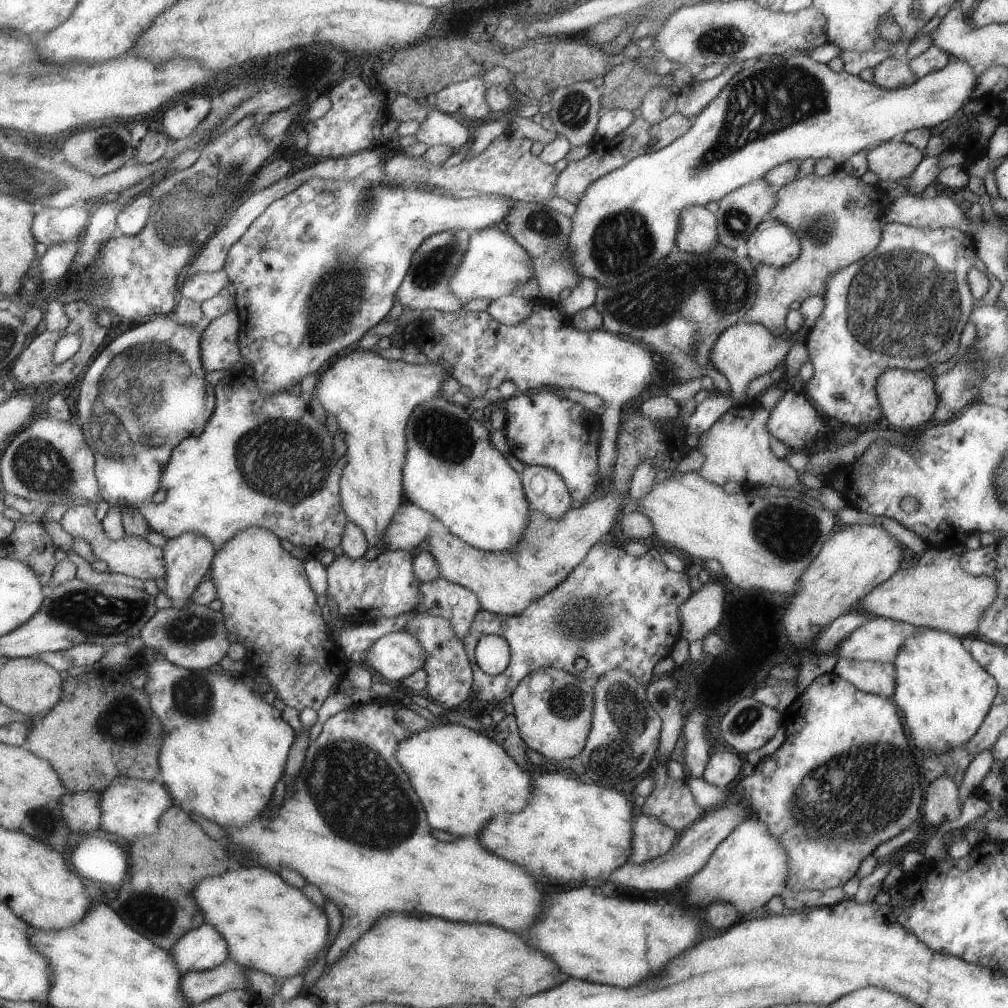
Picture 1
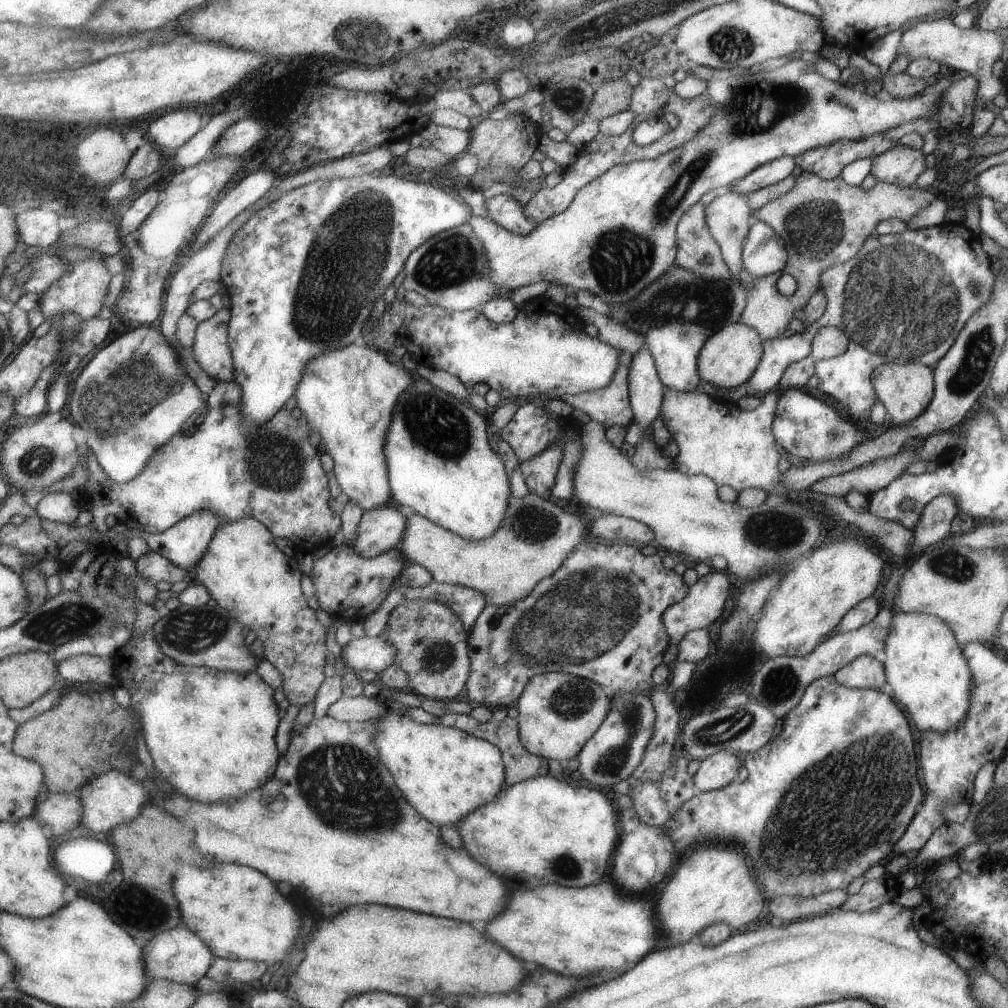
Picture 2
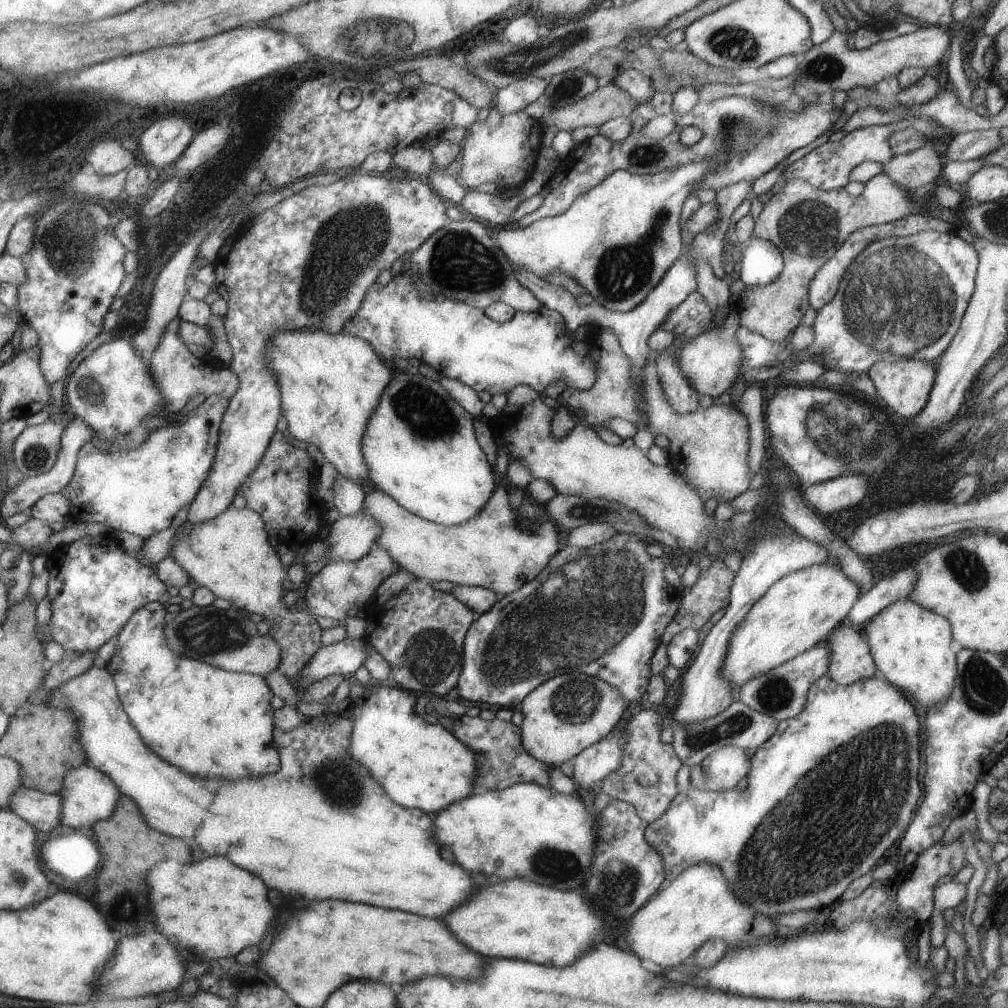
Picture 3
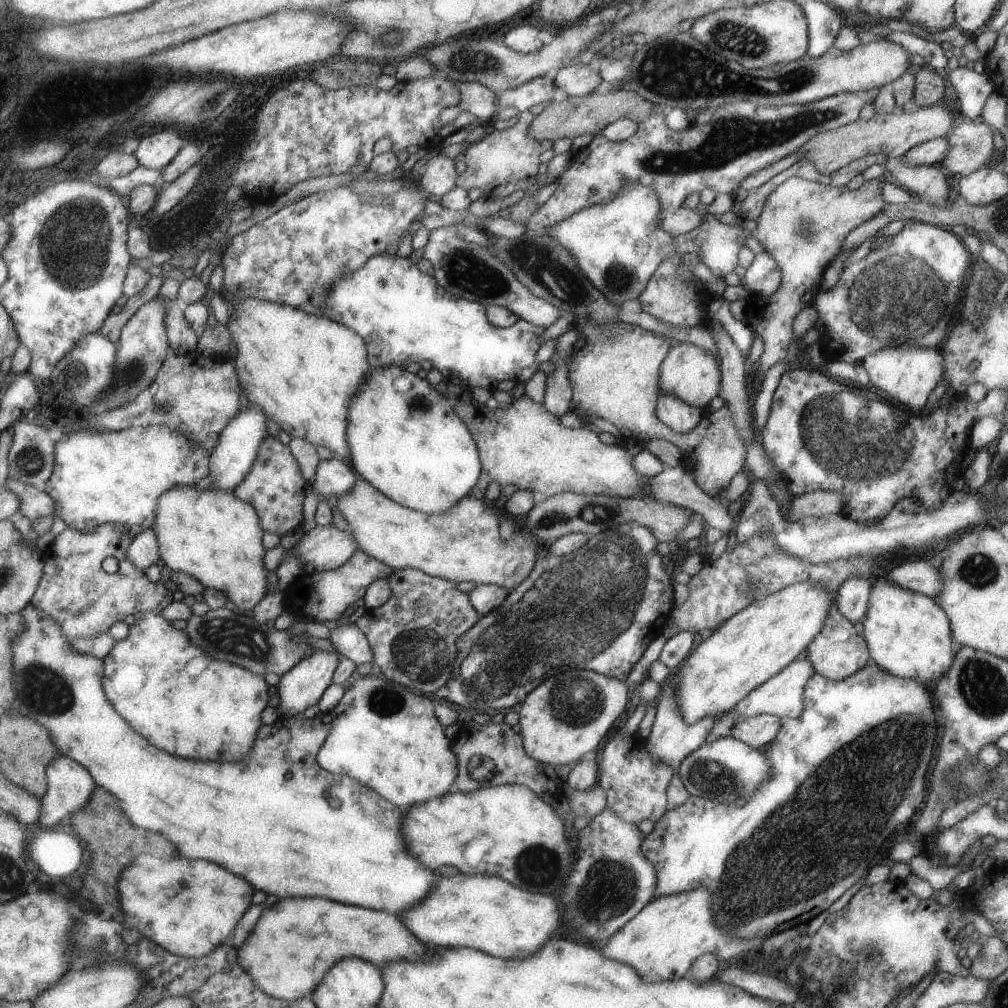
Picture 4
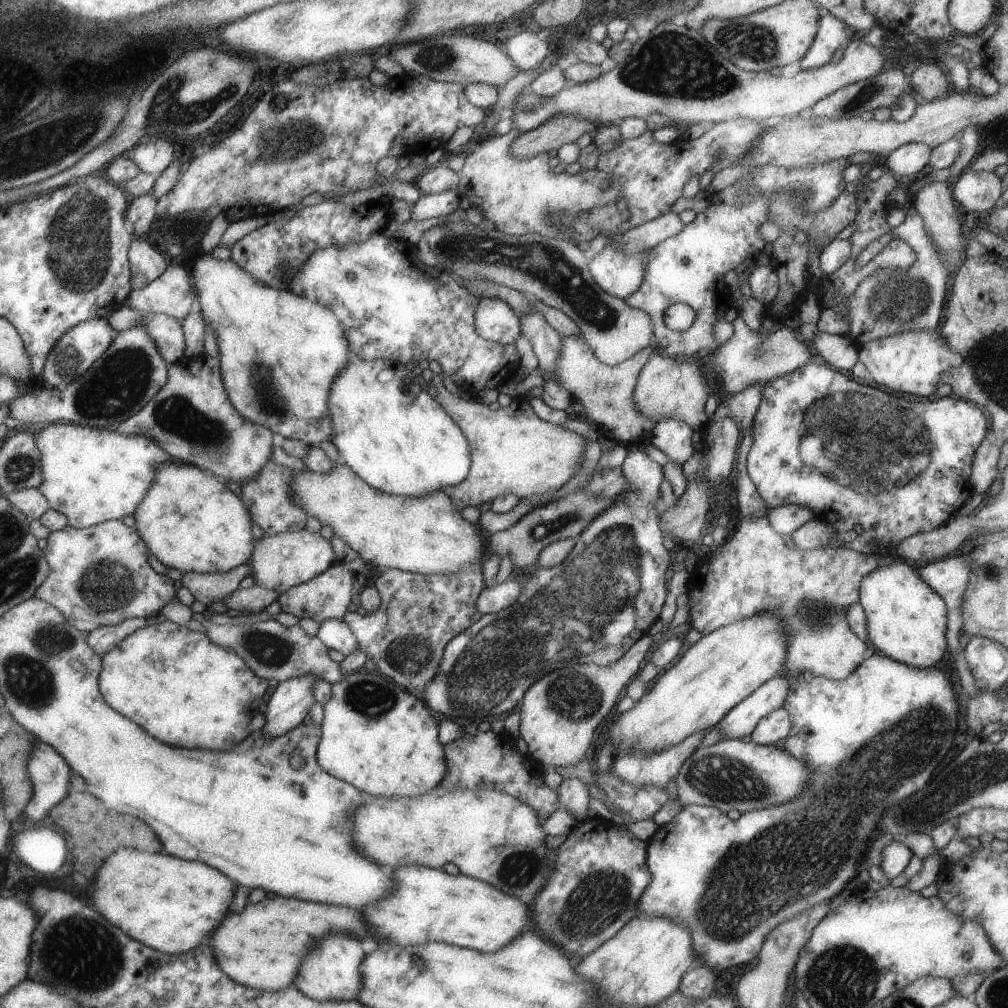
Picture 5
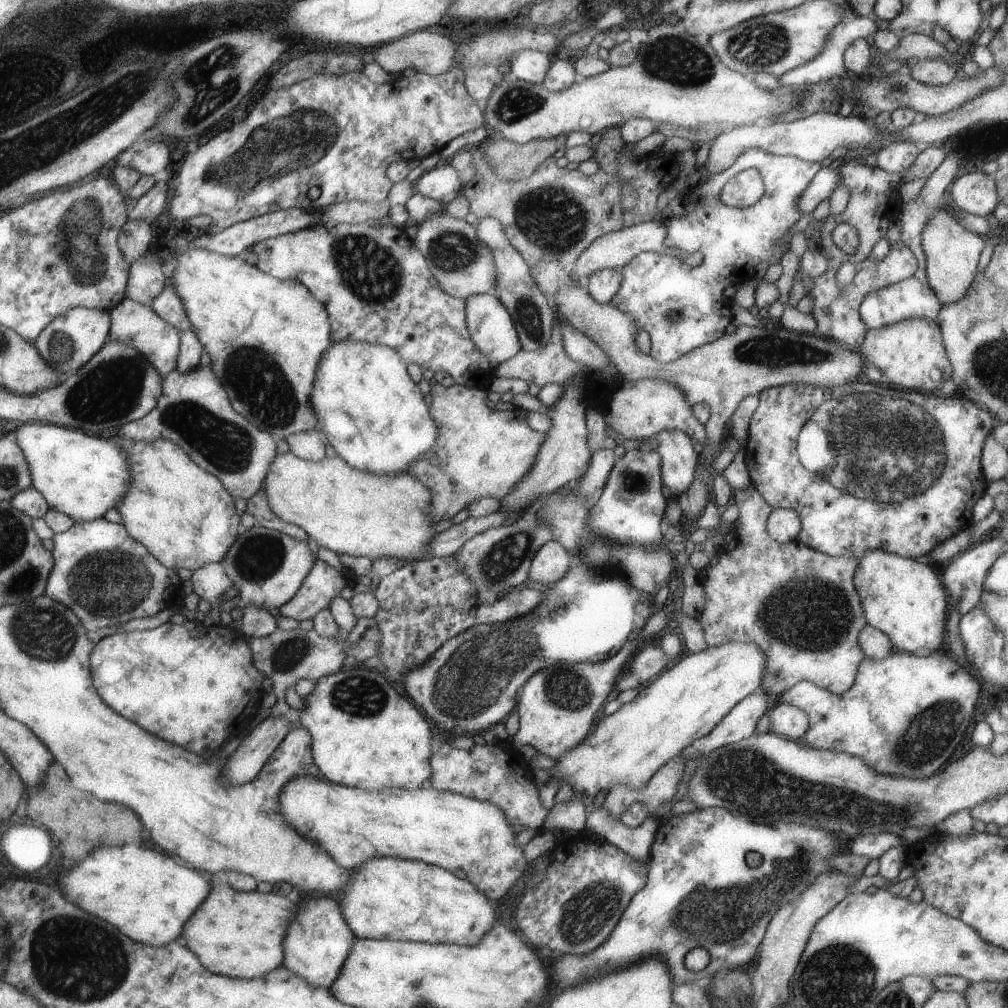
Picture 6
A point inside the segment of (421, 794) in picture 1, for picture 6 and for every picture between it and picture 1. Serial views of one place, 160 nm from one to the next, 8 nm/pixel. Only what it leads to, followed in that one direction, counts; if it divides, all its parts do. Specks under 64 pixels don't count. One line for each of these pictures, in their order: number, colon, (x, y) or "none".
2: (443, 773)
3: (420, 765)
4: (384, 735)
5: (376, 737)
6: (364, 735)

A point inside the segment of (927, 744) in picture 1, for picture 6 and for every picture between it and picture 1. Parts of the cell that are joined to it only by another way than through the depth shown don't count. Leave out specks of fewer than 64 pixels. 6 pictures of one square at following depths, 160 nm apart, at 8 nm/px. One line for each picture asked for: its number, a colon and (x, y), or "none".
2: (925, 671)
3: (910, 645)
4: (907, 635)
5: (906, 621)
6: (905, 600)

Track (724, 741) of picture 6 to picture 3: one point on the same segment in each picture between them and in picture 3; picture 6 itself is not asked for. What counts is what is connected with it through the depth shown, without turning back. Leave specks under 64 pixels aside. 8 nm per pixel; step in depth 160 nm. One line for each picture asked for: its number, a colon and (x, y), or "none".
3: (780, 693)
4: (781, 696)
5: (740, 720)

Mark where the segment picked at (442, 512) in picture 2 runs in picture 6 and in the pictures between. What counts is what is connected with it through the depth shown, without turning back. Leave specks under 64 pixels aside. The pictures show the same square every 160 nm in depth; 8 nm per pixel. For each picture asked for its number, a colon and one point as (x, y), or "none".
3: (419, 446)
4: (412, 446)
5: (387, 429)
6: (372, 414)

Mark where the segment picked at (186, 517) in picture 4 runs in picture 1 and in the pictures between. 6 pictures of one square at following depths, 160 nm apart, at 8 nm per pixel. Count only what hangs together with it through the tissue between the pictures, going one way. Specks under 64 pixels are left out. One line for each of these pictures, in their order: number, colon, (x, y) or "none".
1: (266, 600)
2: (246, 575)
3: (230, 556)

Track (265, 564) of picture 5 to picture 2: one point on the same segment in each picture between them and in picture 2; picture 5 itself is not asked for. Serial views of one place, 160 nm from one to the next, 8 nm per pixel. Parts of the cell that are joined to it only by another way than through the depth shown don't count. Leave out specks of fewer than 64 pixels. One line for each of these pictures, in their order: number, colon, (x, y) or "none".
2: (379, 530)
3: (350, 537)
4: (324, 548)

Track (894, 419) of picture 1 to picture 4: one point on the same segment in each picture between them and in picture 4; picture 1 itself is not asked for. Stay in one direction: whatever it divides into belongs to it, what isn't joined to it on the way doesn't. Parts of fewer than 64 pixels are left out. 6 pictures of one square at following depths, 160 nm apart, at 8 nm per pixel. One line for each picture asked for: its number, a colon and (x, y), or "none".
2: (905, 389)
3: (904, 386)
4: (906, 374)

